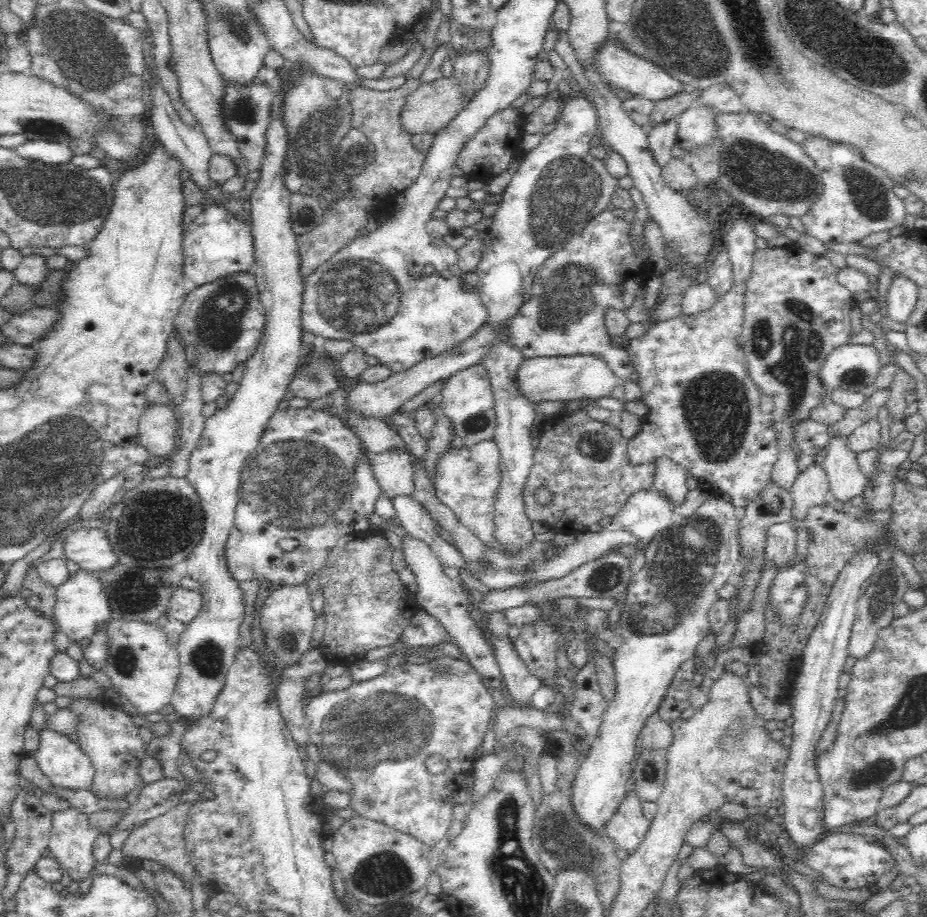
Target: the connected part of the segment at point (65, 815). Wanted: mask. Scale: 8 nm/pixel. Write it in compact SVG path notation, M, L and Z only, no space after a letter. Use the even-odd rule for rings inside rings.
M70 808L62 813L53 813L53 827L49 838L49 850L69 872L71 880L82 882L90 878L90 870L96 866L92 844L99 832L91 828L84 813Z

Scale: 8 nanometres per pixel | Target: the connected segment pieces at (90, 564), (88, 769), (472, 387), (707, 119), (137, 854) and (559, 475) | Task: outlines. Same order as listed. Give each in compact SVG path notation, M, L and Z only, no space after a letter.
M104 528L78 529L66 536L60 544L64 548L66 560L72 560L80 566L80 569L96 573L106 570L117 564L117 558L112 550Z
M44 726L39 733L39 749L33 756L50 784L72 790L91 790L94 782L95 768L84 751L66 735L58 734Z
M482 363L465 367L454 376L445 380L441 390L442 400L440 407L450 421L452 427L451 445L455 448L466 448L484 440L492 440L495 436L497 414L493 390L491 389L488 371Z
M702 102L686 109L677 118L676 143L690 152L694 147L706 144L714 139L713 114L715 110Z
M194 800L182 802L168 810L166 814L147 820L142 826L135 828L127 836L120 848L126 857L156 860L156 862L171 868L180 877L186 891L190 891L190 888L192 888L194 867L190 864L188 855L186 855L183 830L188 808L191 808L192 804L194 804Z
M585 409L577 410L564 420L546 422L538 428L540 444L533 456L534 465L528 476L524 498L526 504L534 504L536 490L546 488L553 496L553 500L544 506L543 516L530 516L532 523L538 520L554 533L572 533L587 530L592 524L598 523L603 517L614 517L628 498L643 489L653 486L655 472L646 465L632 465L632 458L628 457L628 441L624 439L620 428L610 426L607 421L592 420Z

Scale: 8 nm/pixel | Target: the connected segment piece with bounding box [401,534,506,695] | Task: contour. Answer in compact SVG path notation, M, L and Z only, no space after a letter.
M410 535L402 537L402 551L405 556L406 565L415 574L418 585L418 592L415 594L418 601L418 608L427 610L440 624L448 631L452 637L453 644L459 648L461 658L476 671L476 676L480 683L488 690L502 690L506 695L505 684L503 684L503 674L496 660L494 651L488 644L480 626L475 622L470 610L470 596L464 592L458 580L450 579L444 572L440 562L432 555L430 547L422 540L418 540Z

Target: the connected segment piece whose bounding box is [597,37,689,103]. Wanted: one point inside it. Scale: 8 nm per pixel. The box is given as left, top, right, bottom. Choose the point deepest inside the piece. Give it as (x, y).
(627, 72)

